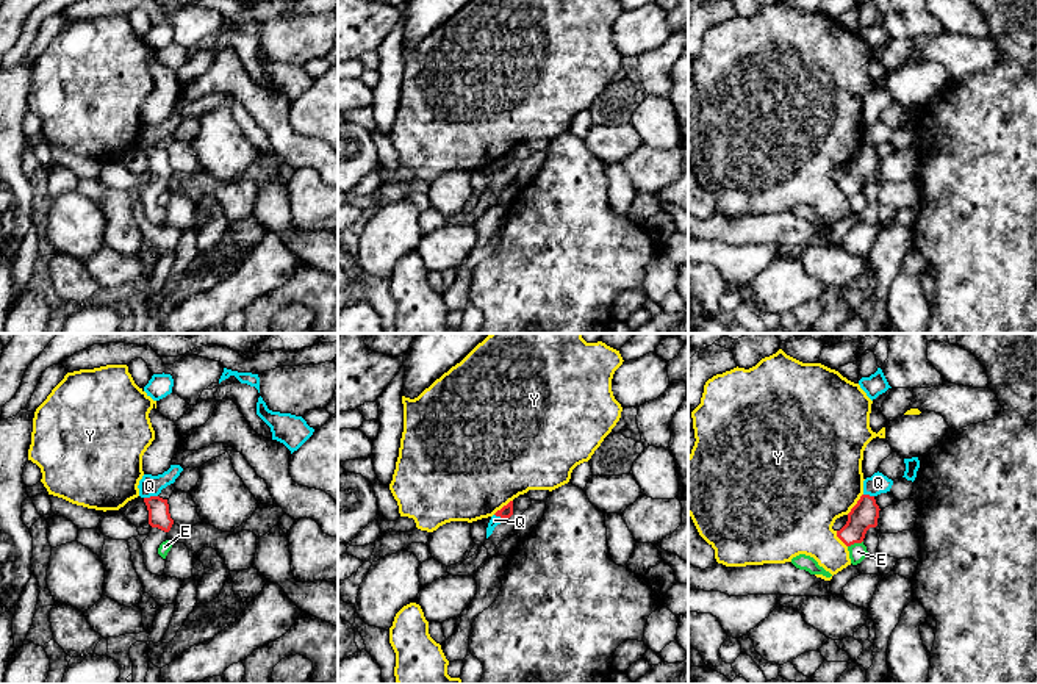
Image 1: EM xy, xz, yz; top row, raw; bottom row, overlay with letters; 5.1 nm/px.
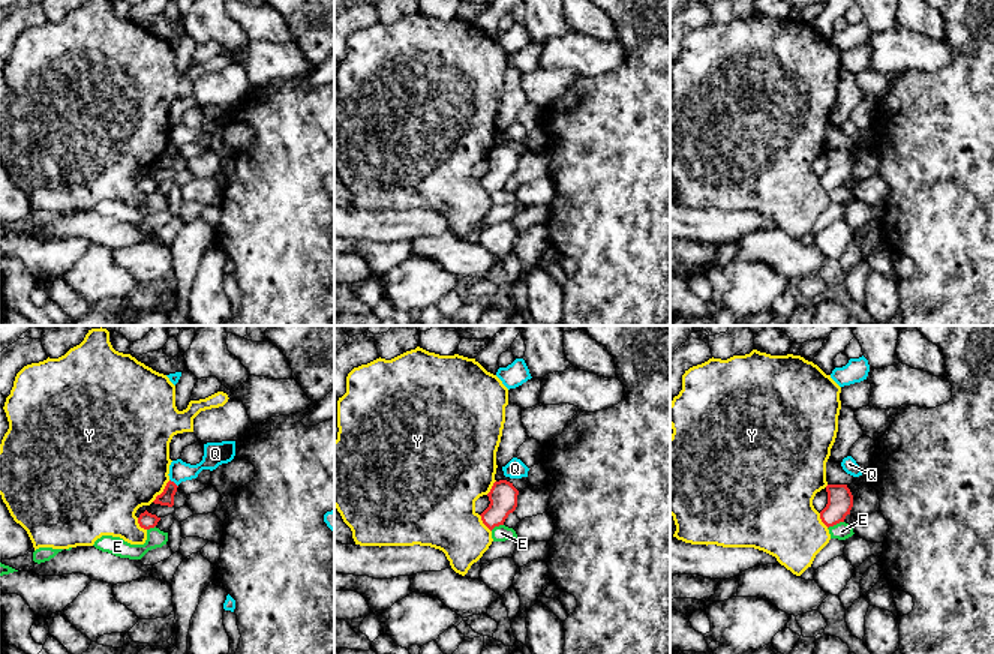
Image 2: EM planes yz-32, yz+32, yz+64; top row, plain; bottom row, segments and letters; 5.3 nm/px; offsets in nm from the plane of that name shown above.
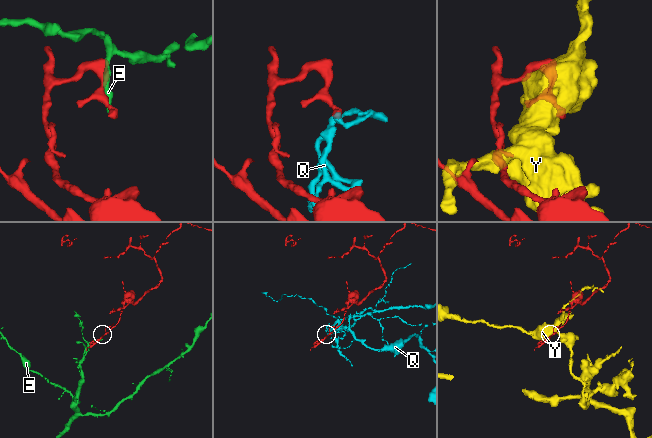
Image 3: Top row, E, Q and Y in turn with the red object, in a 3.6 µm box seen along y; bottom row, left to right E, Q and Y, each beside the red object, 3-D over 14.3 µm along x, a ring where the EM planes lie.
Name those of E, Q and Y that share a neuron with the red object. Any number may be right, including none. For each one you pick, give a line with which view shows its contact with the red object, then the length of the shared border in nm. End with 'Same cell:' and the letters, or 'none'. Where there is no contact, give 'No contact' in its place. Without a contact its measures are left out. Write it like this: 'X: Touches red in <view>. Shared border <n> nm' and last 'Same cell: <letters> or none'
Same cell: none

